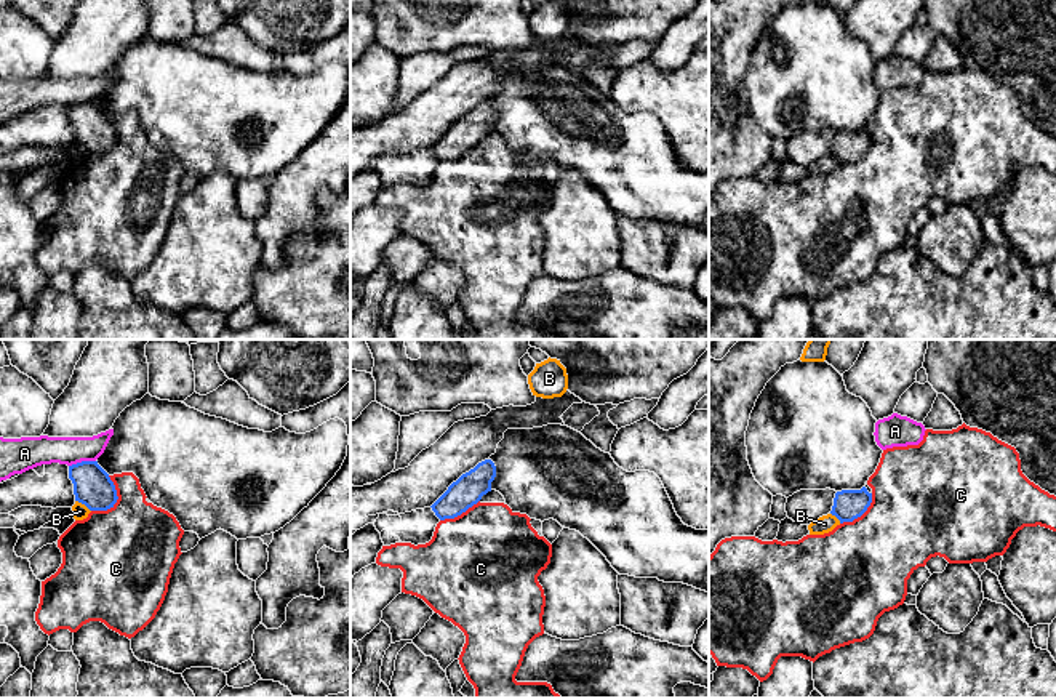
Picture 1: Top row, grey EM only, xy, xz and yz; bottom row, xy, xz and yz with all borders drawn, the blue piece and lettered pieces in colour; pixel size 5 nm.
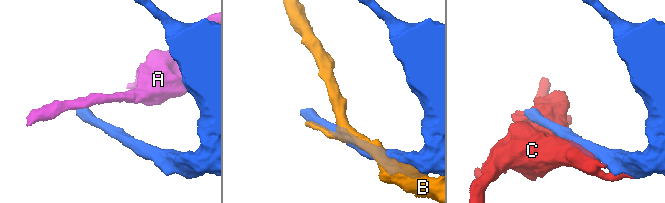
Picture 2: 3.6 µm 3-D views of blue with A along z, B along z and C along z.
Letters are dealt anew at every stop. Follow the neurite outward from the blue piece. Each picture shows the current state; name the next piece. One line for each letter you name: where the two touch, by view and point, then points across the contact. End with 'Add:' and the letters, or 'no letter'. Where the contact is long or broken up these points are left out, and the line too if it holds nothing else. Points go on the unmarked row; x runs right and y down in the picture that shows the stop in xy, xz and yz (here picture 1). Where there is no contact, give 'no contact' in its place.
Add: no letter

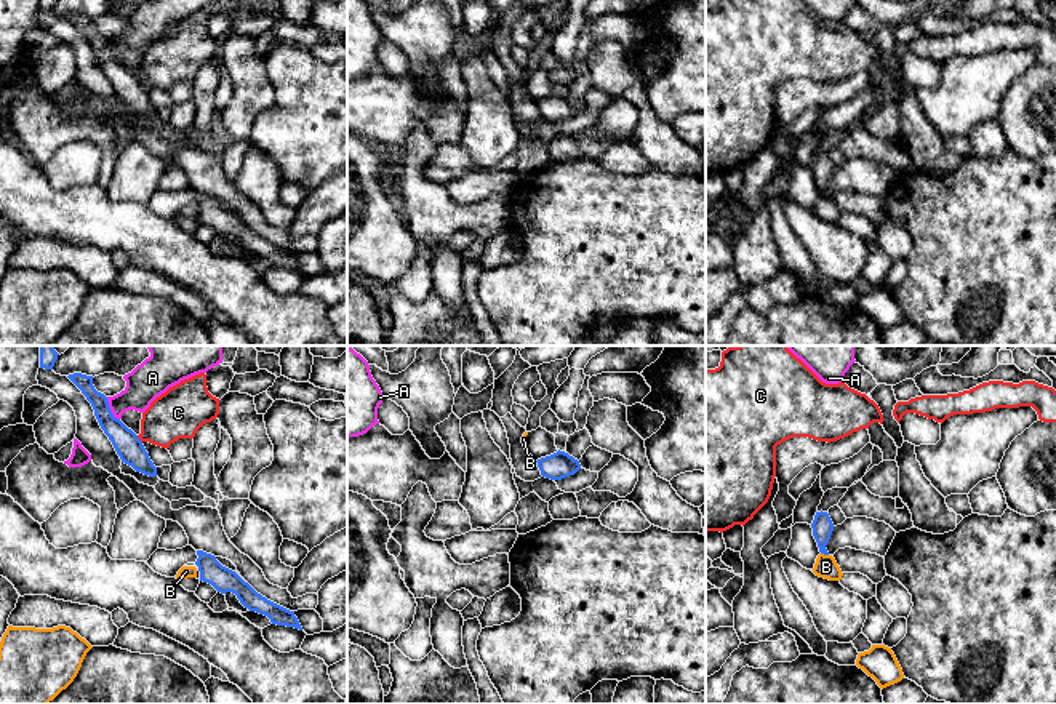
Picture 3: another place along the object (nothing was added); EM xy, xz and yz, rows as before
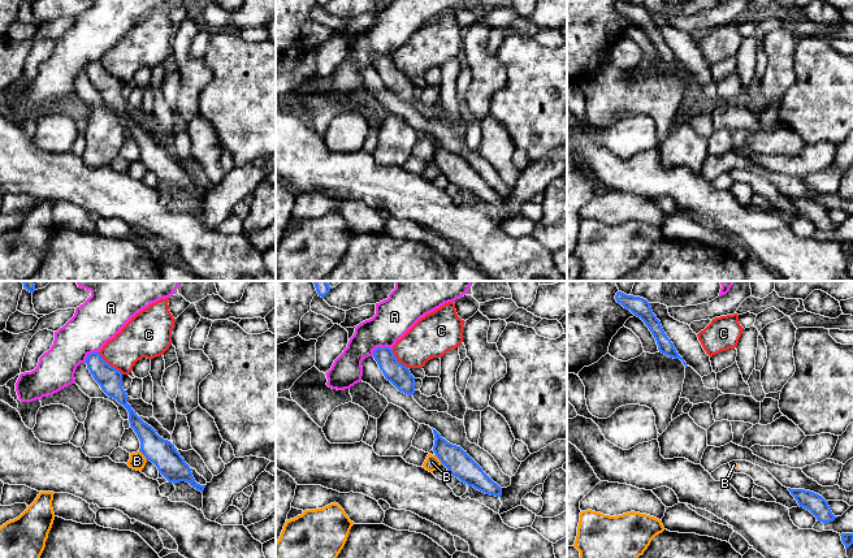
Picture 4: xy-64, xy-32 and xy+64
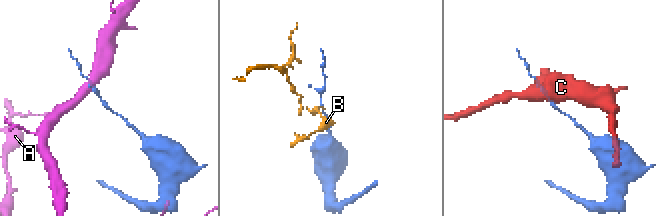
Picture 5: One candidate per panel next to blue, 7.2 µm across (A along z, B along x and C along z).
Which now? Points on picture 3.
Add: no letter

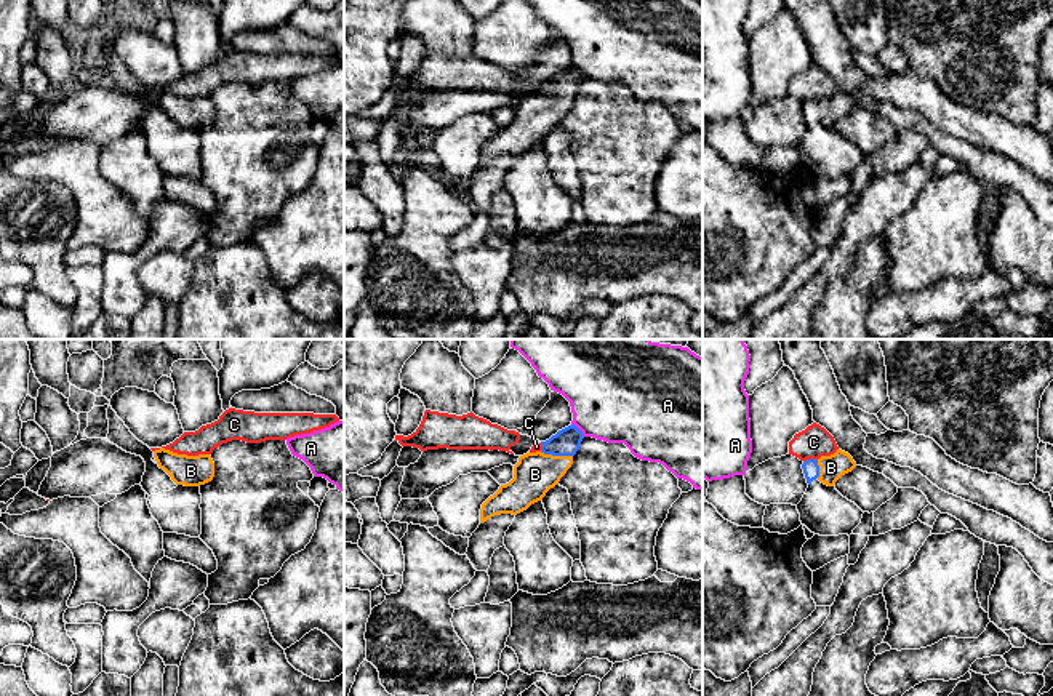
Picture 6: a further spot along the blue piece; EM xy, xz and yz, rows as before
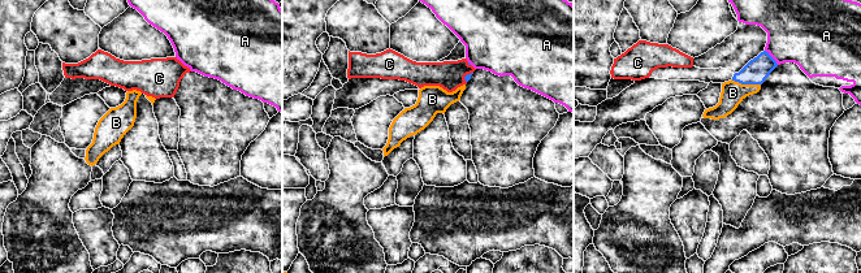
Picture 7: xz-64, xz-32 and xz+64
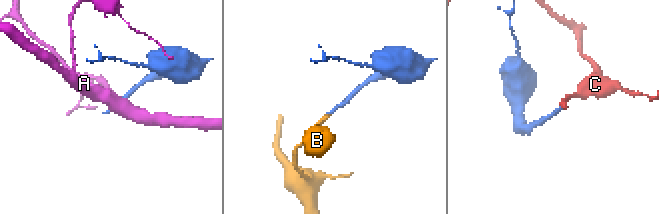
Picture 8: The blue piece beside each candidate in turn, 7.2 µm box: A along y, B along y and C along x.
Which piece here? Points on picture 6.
B: contact xz (556, 96); way xz (565, 84), (556, 96), (535, 116)
Add: B

